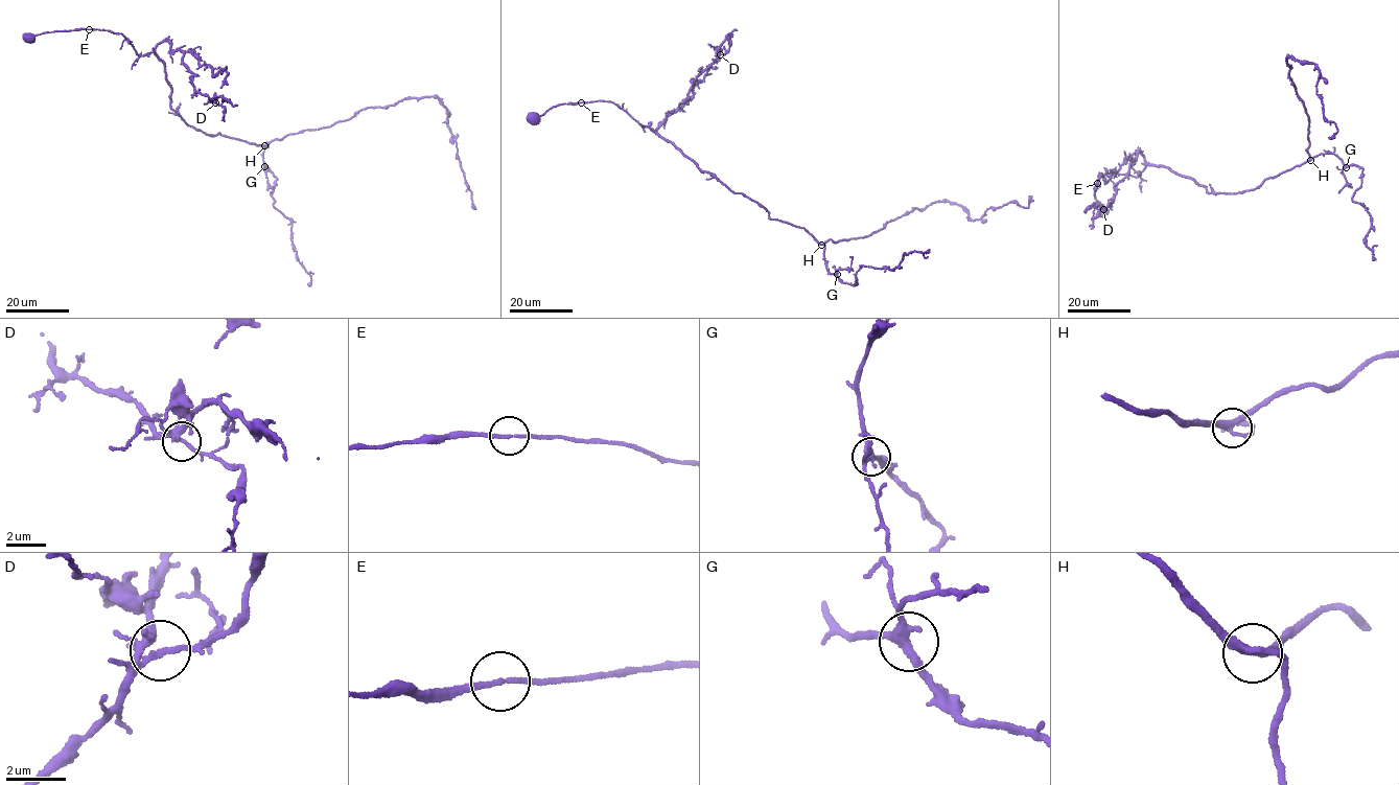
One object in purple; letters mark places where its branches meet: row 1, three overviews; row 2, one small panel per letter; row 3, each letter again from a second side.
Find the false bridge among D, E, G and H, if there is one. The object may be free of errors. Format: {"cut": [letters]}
{"cut": []}

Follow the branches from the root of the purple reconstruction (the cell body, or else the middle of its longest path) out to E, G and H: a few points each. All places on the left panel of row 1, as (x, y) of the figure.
E: (28, 38), (89, 29)
G: (28, 38), (77, 28), (122, 33), (137, 53), (162, 61), (170, 107), (188, 124), (266, 144), (264, 166)
H: (28, 38), (77, 28), (122, 33), (137, 53), (155, 52), (162, 61), (170, 107), (188, 124), (264, 145)

